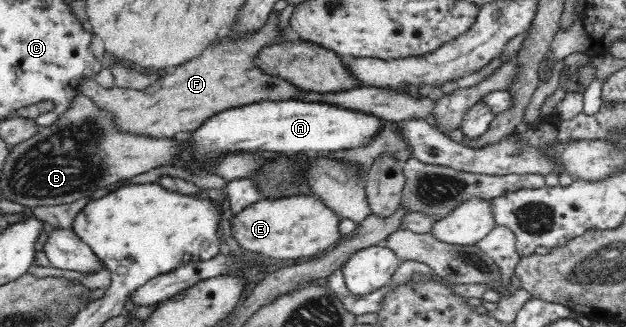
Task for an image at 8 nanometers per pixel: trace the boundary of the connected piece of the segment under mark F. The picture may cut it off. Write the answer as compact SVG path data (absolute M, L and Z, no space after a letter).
M269 16L258 34L232 44L228 40L222 40L212 48L208 46L208 50L200 56L173 70L174 74L160 76L144 90L116 86L104 89L89 78L82 80L78 90L99 110L116 117L117 128L126 133L145 134L156 138L184 135L200 128L202 123L218 112L260 100L290 100L302 94L302 91L289 81L262 72L261 67L256 64L261 48L272 44L272 40L276 40L276 36L280 34L276 26L278 18Z

